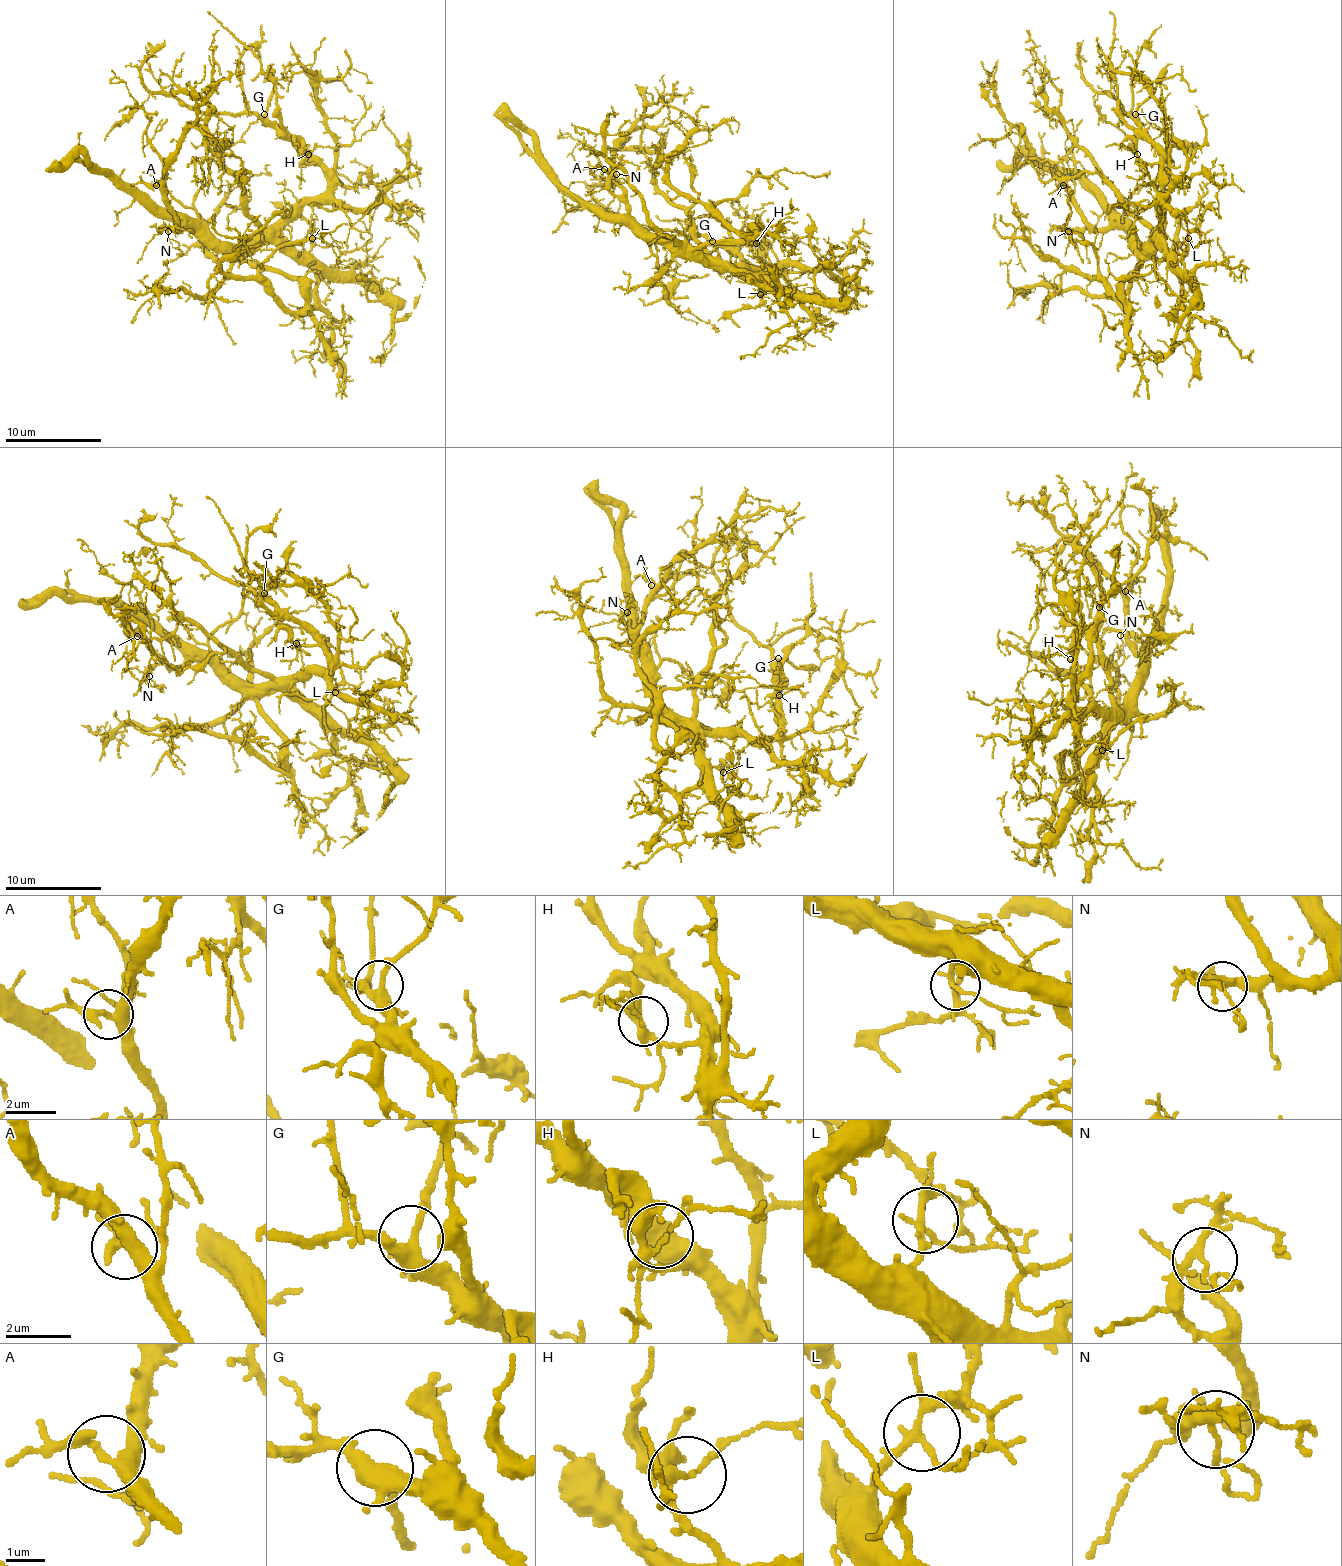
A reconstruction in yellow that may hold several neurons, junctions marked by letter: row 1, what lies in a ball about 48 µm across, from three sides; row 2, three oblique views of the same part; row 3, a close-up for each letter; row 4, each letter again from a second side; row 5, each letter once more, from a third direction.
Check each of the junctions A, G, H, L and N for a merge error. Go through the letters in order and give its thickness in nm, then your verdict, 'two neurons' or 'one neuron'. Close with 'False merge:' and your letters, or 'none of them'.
A: 320 nm | one neuron
G: 320 nm | one neuron
H: 170 nm | one neuron
L: 200 nm | one neuron
N: 180 nm | one neuron
False merge: none of them

